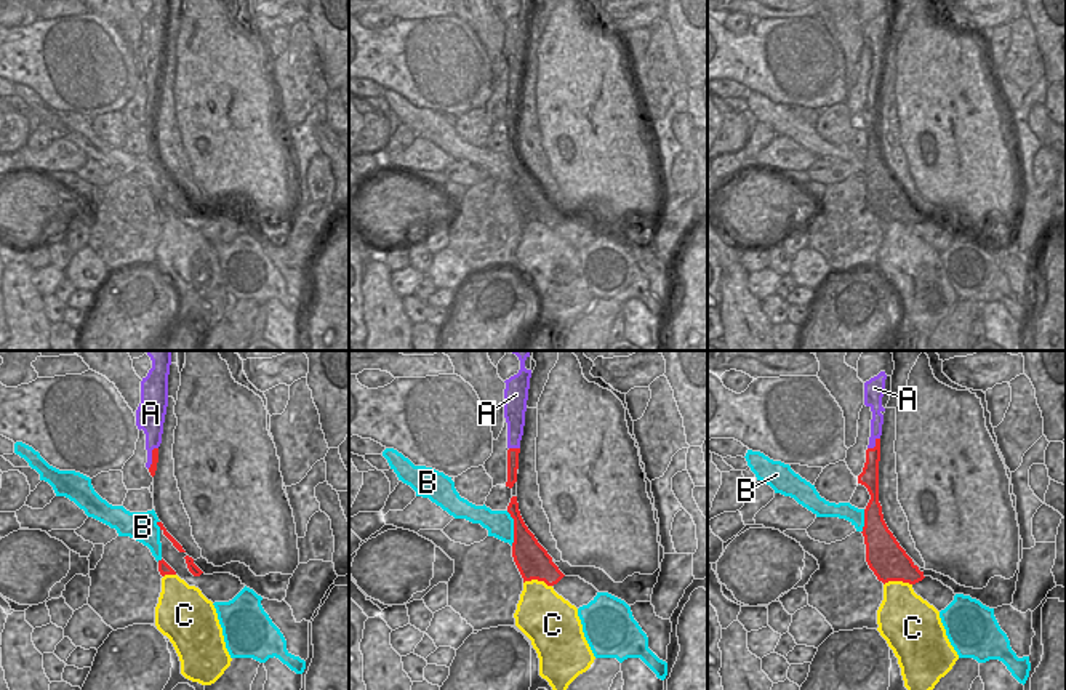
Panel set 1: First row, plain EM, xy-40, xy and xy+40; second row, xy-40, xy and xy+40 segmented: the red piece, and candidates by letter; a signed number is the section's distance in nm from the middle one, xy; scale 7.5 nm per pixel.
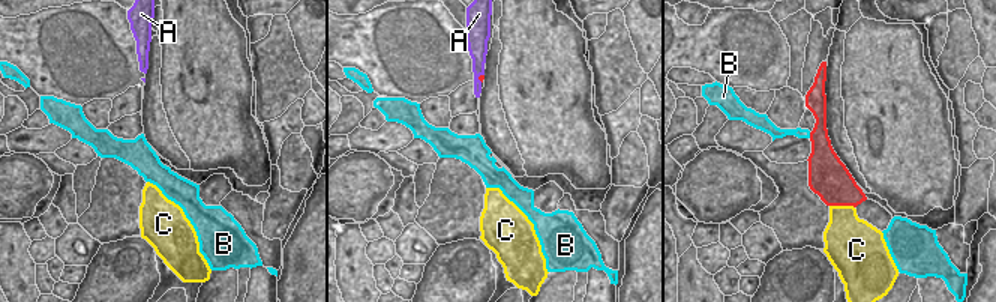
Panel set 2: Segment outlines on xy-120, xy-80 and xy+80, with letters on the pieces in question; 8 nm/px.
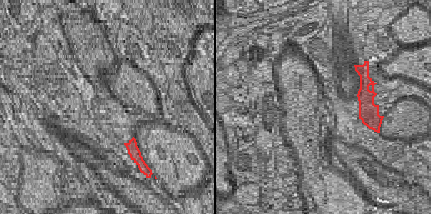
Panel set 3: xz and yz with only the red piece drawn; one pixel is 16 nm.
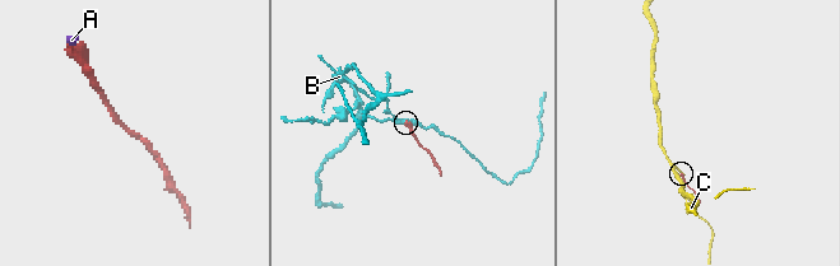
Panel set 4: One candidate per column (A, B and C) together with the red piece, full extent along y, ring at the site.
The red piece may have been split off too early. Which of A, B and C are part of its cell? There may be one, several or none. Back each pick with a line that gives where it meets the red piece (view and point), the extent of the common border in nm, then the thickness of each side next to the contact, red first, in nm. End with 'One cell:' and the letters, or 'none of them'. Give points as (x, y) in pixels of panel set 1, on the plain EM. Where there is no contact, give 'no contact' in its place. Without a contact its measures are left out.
A: xy-40 (152, 98) | 180 nm | 50/170 nm
One cell: A

